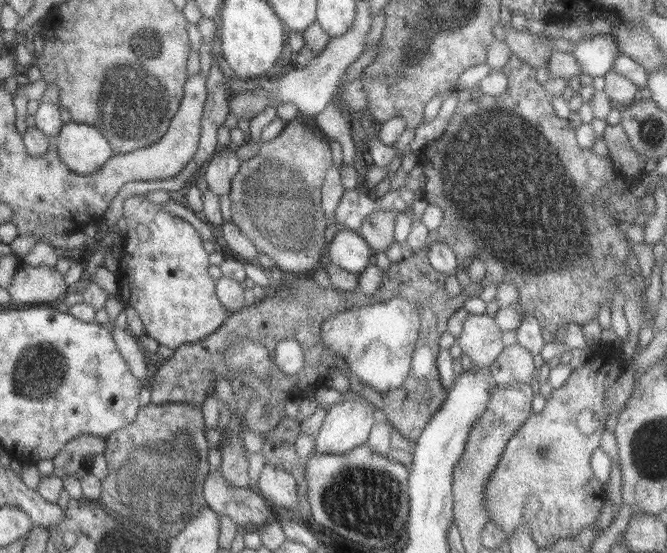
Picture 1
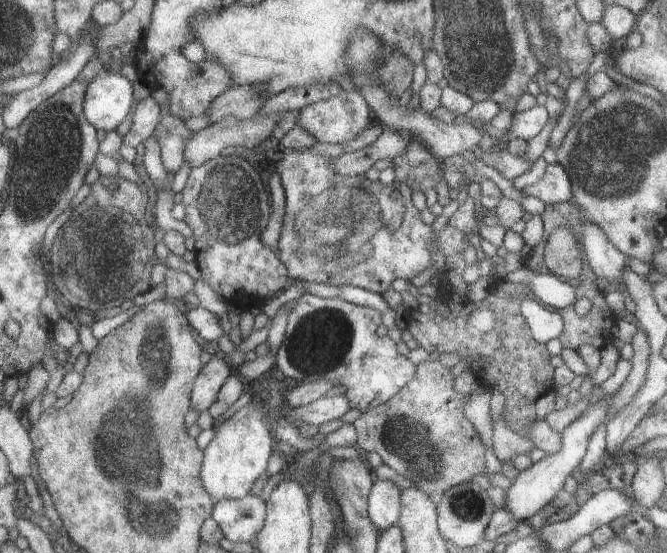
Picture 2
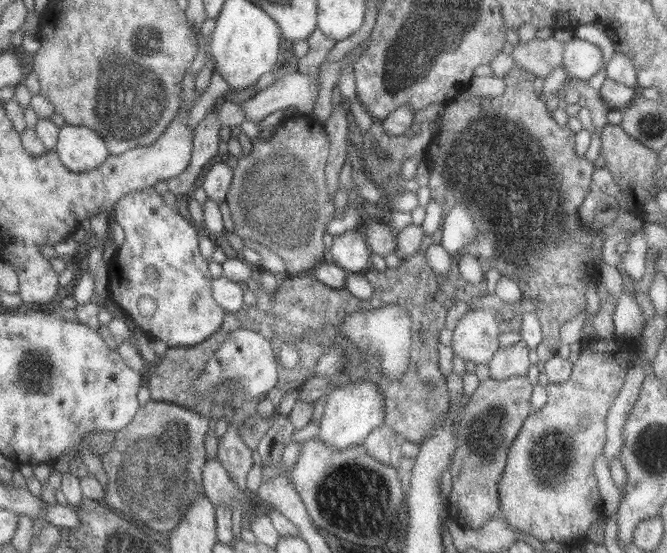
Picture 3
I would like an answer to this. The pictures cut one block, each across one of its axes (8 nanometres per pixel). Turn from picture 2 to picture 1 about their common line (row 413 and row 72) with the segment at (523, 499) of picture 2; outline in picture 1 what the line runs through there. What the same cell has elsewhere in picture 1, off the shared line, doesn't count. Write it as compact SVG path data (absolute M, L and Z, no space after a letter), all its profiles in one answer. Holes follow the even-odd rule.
M601 34L582 38L572 50L582 73L593 78L604 76L612 70L616 56L620 54L614 35Z

